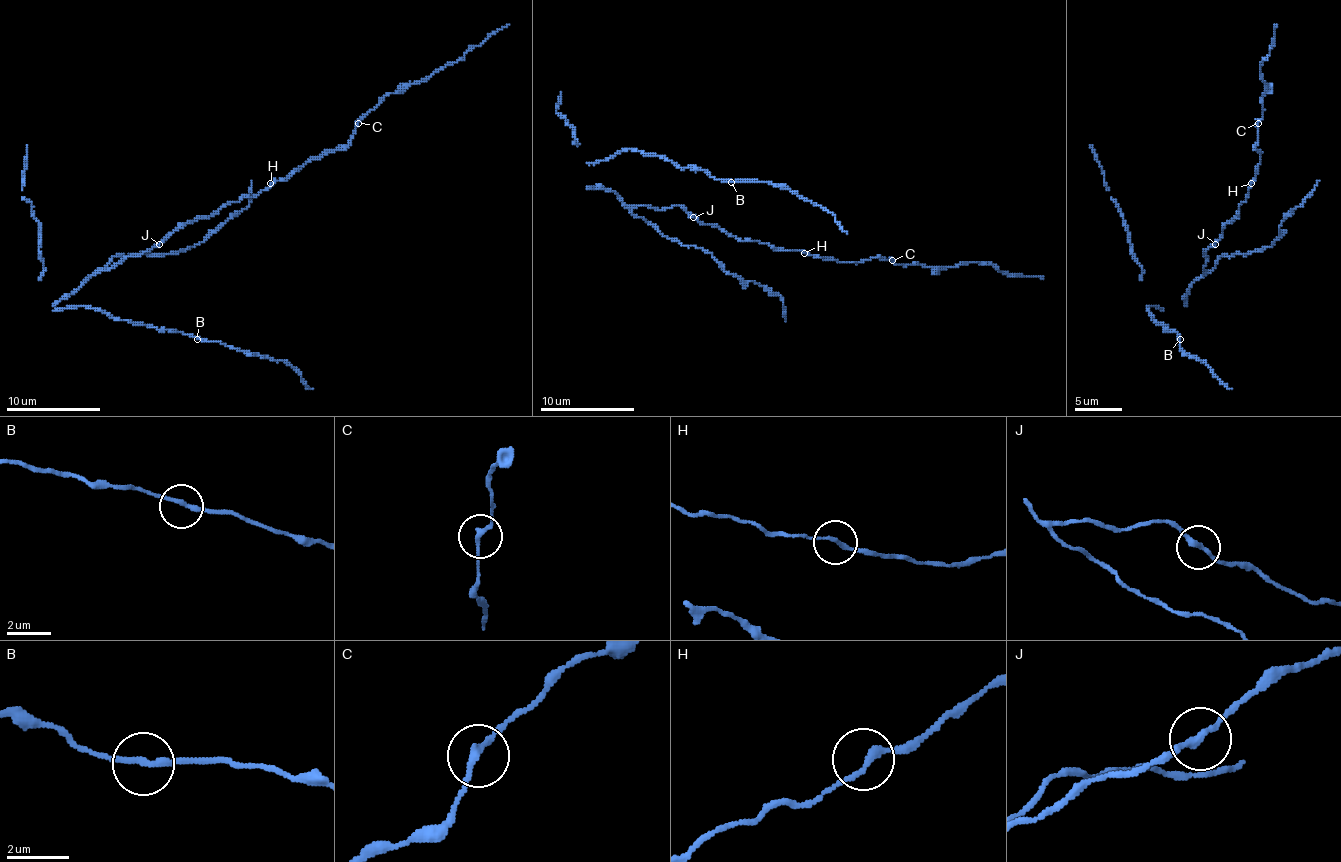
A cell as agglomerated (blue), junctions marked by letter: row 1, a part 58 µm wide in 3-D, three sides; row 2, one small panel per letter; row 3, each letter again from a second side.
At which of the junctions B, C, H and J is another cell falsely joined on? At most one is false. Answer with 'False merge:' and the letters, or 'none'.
False merge: none

